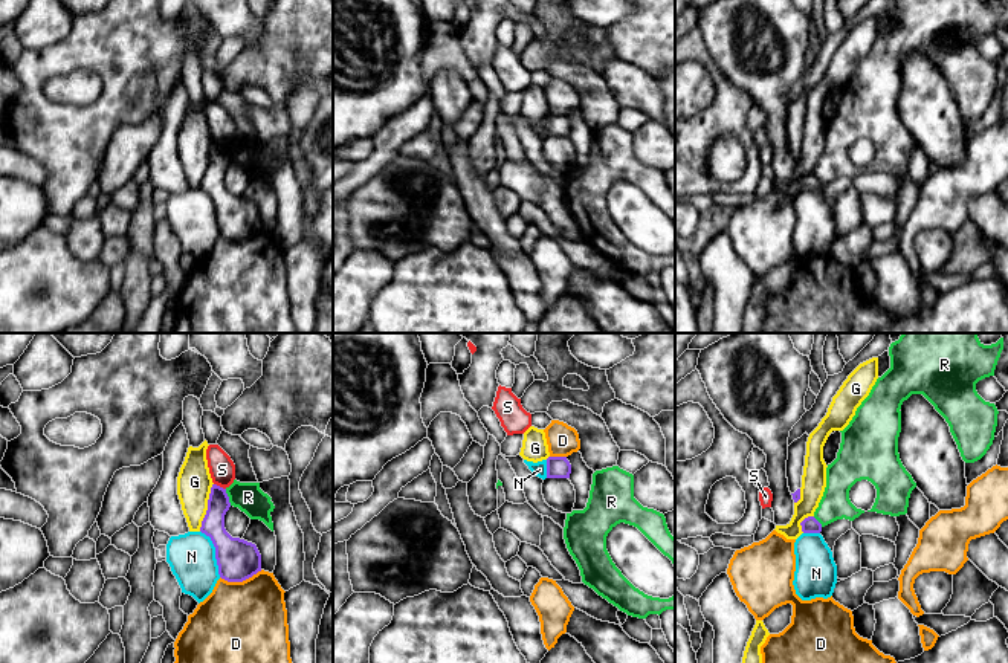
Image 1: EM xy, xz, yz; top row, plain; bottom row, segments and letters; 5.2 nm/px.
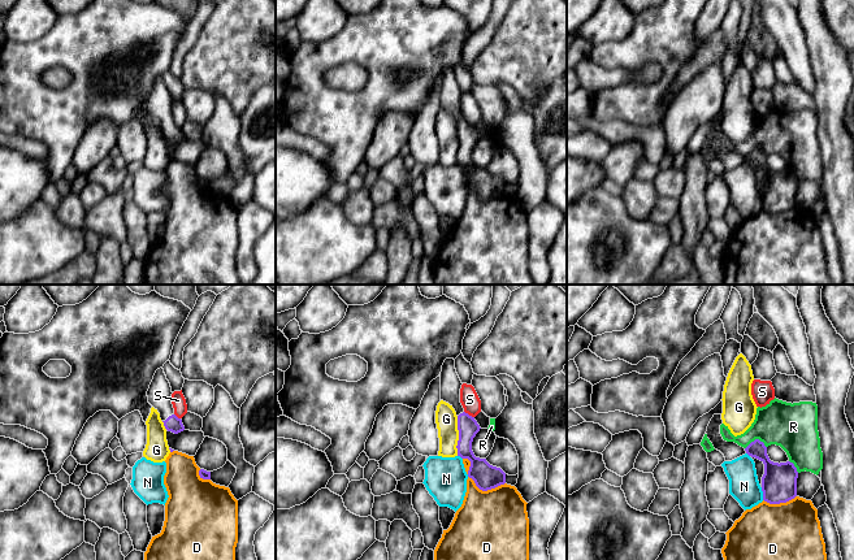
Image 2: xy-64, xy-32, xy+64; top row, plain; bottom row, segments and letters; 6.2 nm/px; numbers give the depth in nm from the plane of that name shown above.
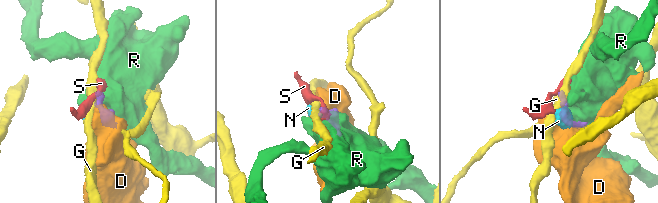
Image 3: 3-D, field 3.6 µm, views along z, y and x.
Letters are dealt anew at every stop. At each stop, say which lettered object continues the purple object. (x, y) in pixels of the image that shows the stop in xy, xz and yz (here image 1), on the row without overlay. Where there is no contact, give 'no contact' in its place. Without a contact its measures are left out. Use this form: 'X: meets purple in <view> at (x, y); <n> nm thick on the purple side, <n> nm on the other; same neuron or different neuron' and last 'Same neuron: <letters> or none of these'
D: meets purple in xy at (240, 239); 220 nm thick on the purple side, 480 nm on the other; different neuron
G: meets purple in xy at (208, 165); 140 nm thick on the purple side, 180 nm on the other; different neuron
N: meets purple in xy at (216, 211); 220 nm thick on the purple side, 260 nm on the other; different neuron
R: meets purple in xy at (228, 155); 120 nm thick on the purple side, 160 nm on the other; different neuron
S: meets purple in xy at (219, 144); 120 nm thick on the purple side, 140 nm on the other; different neuron
Same neuron: none of these

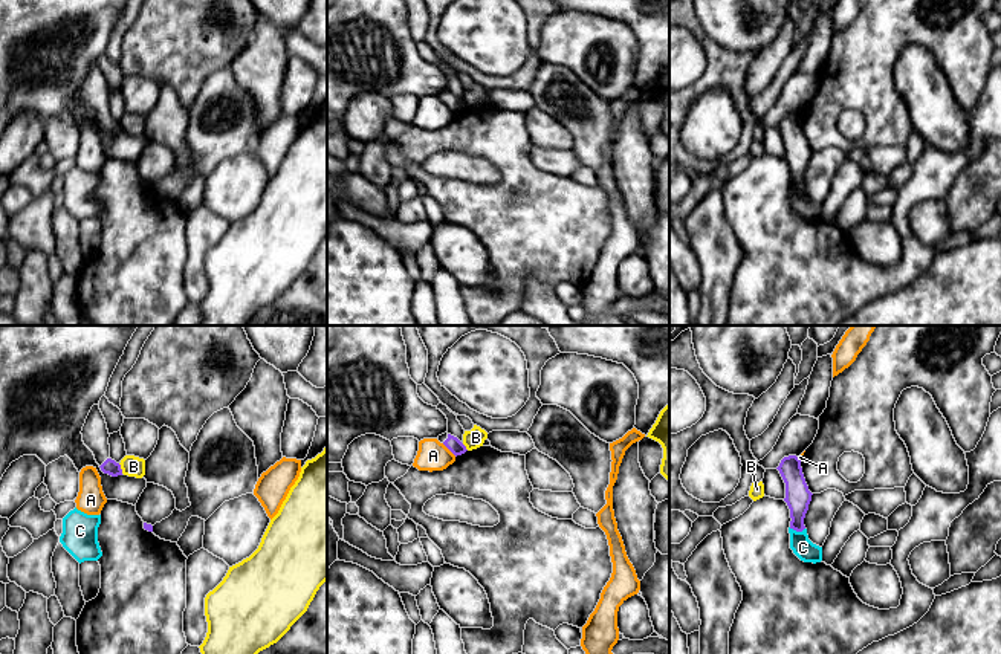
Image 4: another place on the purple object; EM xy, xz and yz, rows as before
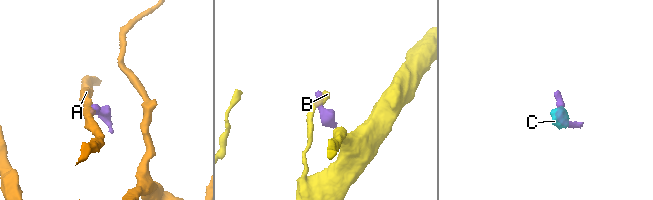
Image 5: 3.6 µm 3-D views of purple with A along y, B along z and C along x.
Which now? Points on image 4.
A: meets purple in xz at (450, 107); 80 nm thick on the purple side, 160 nm on the other; different neuron
B: meets purple in xy at (119, 126); 80 nm thick on the purple side, 110 nm on the other; different neuron
C: meets purple in yz at (796, 188); 140 nm thick on the purple side, 110 nm on the other; different neuron
Same neuron: none of these

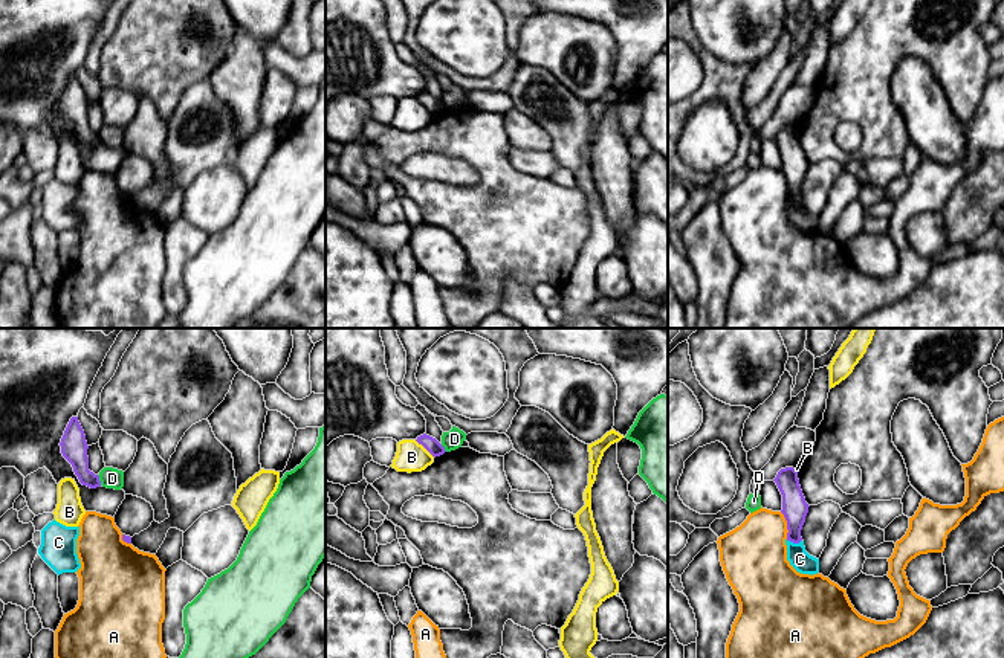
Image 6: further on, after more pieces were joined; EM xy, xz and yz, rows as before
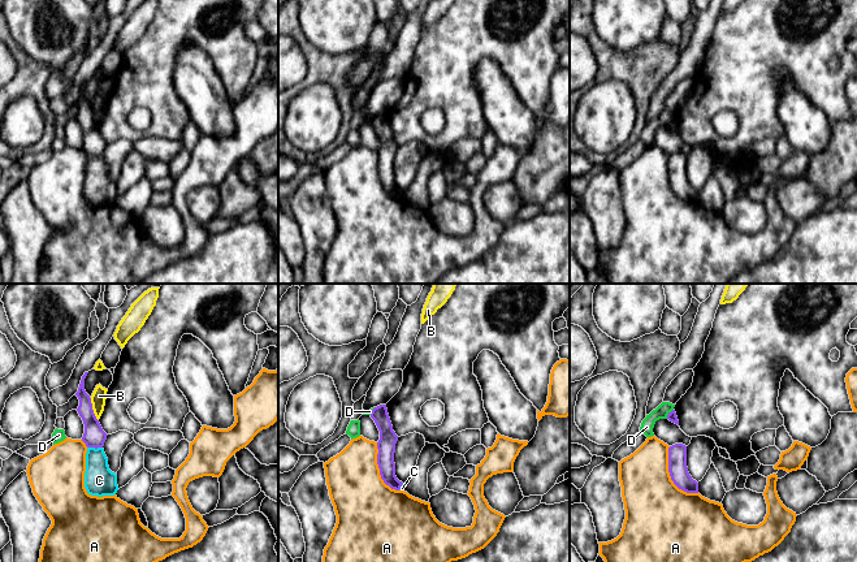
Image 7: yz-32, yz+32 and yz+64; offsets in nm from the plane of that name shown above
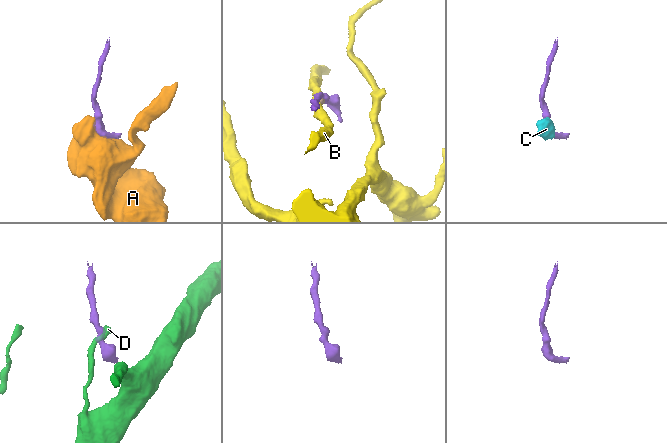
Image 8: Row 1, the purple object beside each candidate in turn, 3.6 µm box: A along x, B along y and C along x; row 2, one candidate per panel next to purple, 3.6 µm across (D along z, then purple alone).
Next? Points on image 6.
A: meets purple in yz at (787, 183); 140 nm thick on the purple side, 360 nm on the other; different neuron
B: meets purple in xz at (425, 106); 80 nm thick on the purple side, 160 nm on the other; different neuron
C: meets purple in yz at (793, 200); 140 nm thick on the purple side, 110 nm on the other; different neuron
D: meets purple in xy at (98, 138); 140 nm thick on the purple side, 110 nm on the other; different neuron
Same neuron: none of these

